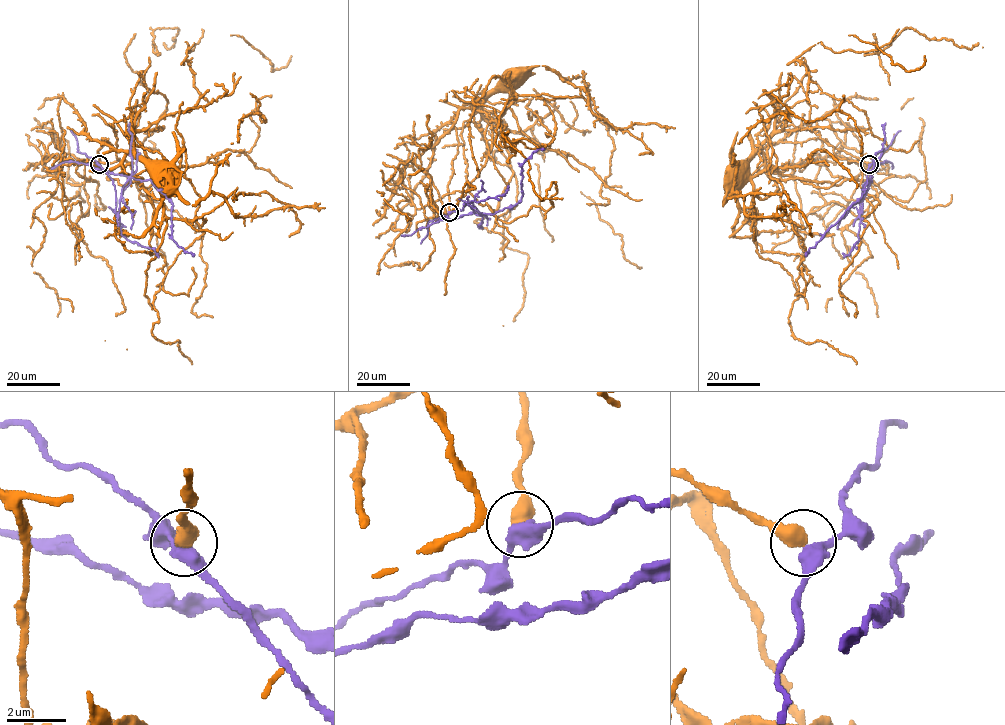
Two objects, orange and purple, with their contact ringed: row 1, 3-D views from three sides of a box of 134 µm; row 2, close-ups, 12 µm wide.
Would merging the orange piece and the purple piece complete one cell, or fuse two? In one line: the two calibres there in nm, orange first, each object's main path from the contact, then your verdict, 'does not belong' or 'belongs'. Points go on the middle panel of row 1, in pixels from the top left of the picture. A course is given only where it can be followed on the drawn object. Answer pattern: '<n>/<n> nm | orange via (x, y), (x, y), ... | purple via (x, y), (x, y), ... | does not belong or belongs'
550/440 nm | orange via (449, 211), (447, 185), (454, 171), (452, 161), (459, 144), (452, 117), (465, 104), (479, 104), (508, 74) | purple via (449, 211), (462, 210), (465, 203), (481, 213), (515, 205), (522, 195), (521, 165), (544, 149) | does not belong

